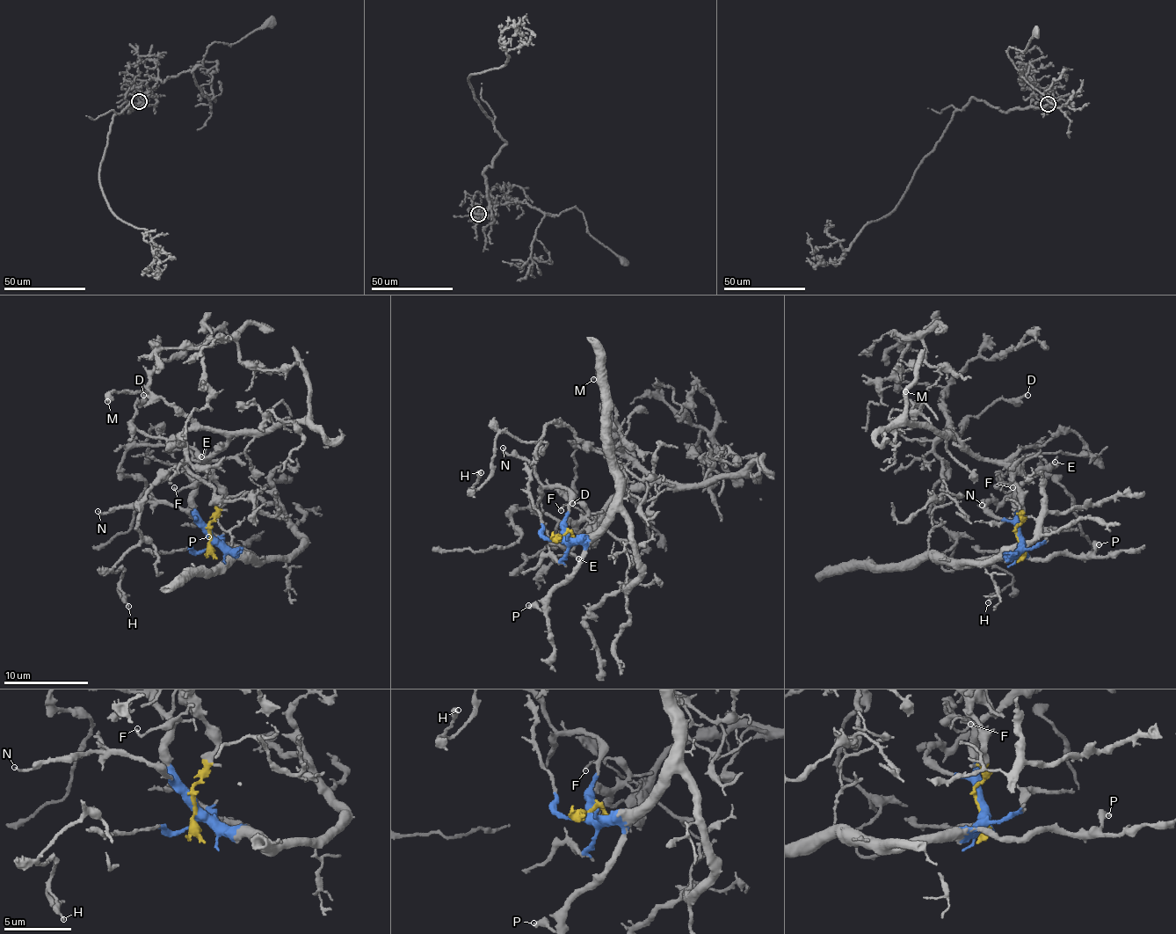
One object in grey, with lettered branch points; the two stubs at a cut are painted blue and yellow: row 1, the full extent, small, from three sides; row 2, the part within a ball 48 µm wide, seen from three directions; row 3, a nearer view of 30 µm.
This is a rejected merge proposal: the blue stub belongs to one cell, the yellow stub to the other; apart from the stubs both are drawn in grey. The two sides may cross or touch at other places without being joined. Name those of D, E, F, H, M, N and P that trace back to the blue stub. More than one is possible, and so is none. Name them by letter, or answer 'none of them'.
E, F, N, P

